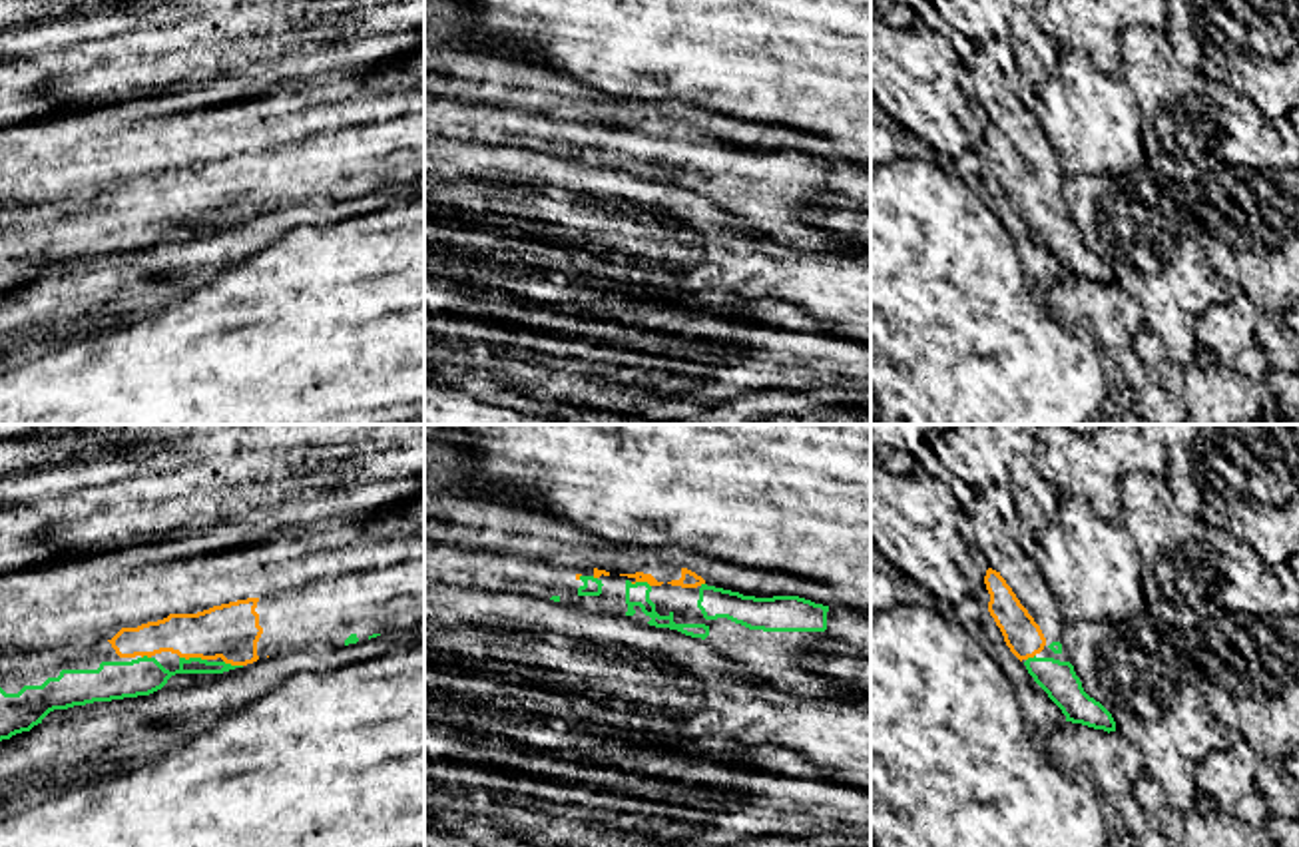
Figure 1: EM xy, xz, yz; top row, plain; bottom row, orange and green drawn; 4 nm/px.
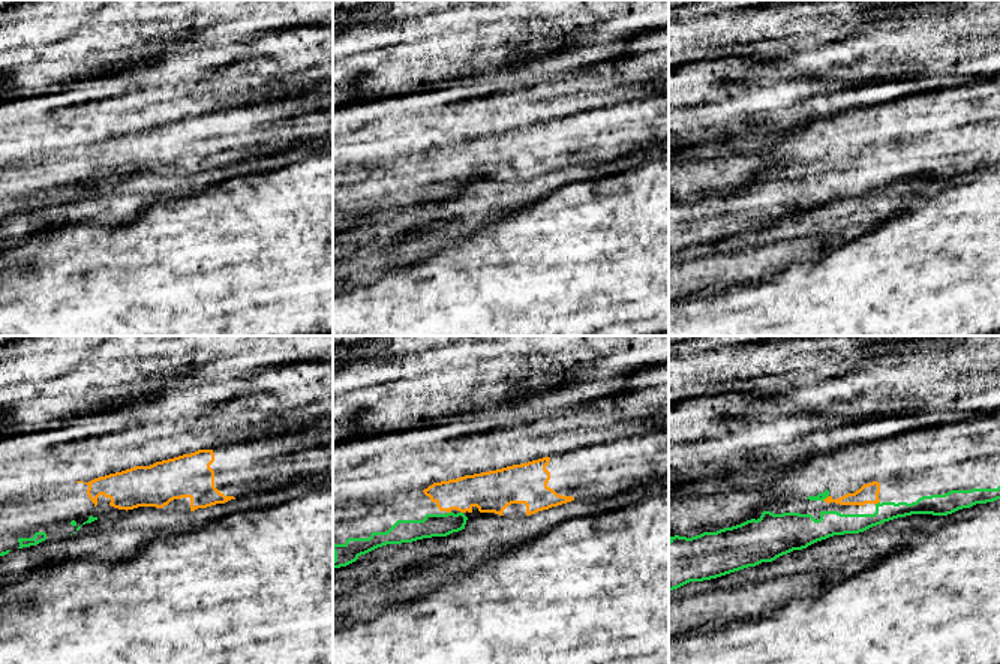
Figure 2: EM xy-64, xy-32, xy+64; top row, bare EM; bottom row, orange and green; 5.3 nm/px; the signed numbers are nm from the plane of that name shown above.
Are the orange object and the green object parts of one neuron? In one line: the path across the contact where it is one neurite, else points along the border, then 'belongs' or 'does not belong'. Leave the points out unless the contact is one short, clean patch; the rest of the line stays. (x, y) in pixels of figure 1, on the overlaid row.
belongs

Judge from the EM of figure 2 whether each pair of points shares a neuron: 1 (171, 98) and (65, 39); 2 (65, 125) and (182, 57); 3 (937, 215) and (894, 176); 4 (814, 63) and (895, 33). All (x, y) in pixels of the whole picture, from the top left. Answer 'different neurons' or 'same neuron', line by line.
1: different neurons
2: different neurons
3: different neurons
4: same neuron

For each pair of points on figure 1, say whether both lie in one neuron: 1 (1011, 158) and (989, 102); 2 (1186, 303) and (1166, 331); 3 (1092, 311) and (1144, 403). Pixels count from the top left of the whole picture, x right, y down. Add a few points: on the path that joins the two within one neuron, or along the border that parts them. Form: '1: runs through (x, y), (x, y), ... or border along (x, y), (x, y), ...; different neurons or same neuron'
1: runs through (1011, 144), (1011, 124), (1003, 116); same neuron
2: runs through (1178, 307), (1170, 315), (1170, 323); same neuron
3: runs through (1102, 333), (1124, 355), (1140, 381); same neuron

